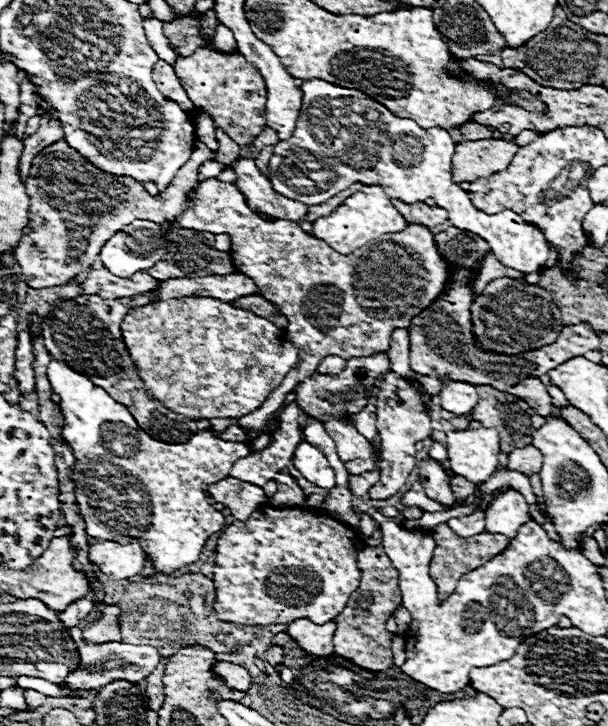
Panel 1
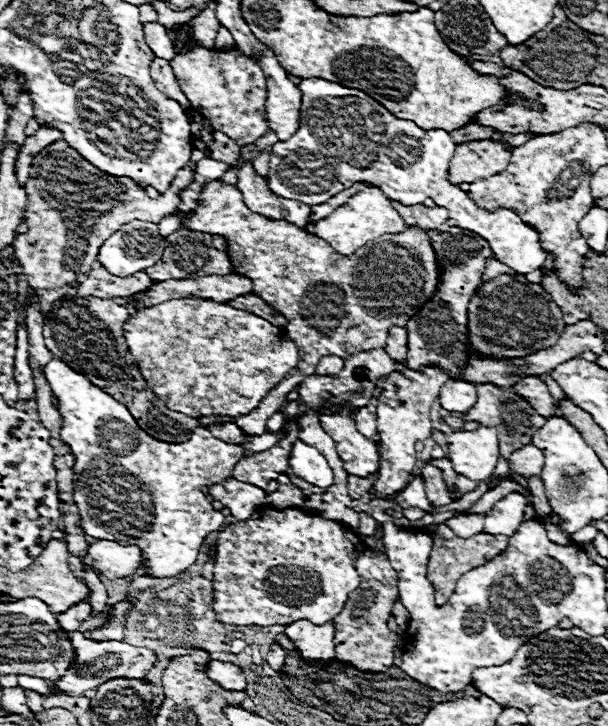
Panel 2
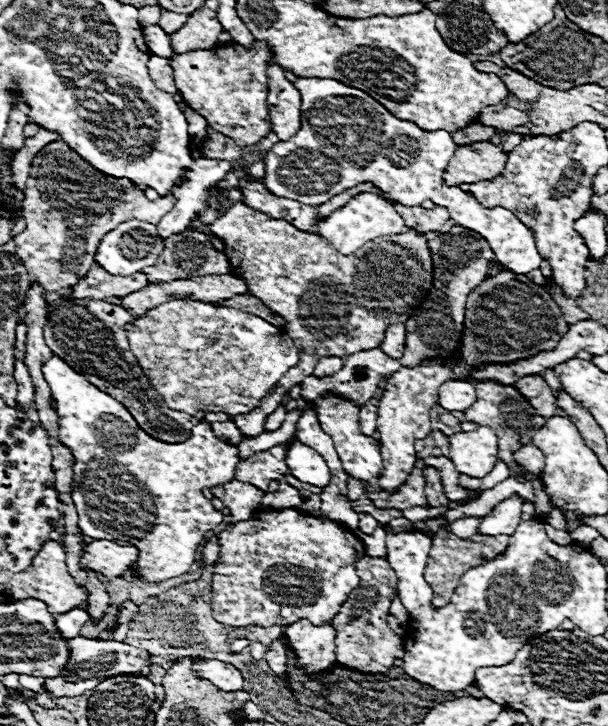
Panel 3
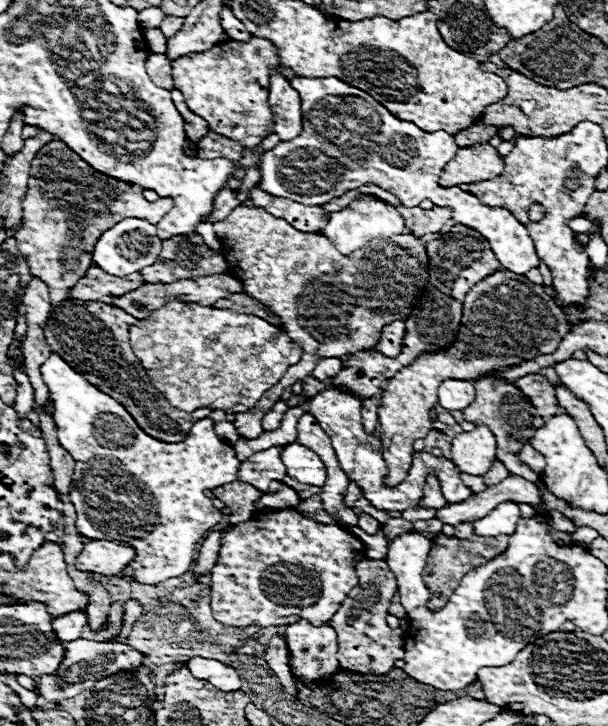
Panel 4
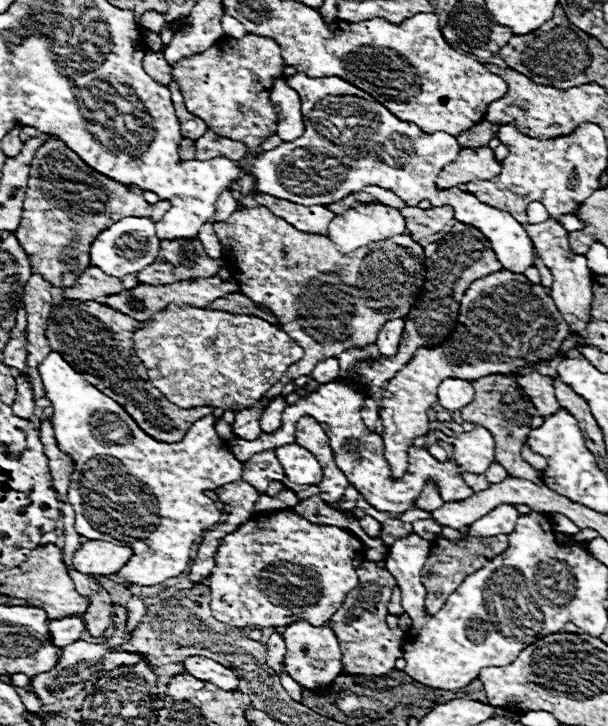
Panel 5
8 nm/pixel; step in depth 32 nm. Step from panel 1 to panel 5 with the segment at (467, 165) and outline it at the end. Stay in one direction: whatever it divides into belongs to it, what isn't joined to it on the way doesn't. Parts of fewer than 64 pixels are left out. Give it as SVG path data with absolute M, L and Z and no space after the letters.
M490 146L480 148L462 148L460 158L440 172L436 186L452 188L460 184L468 184L474 180L492 180L500 174L502 164L494 158L494 150Z

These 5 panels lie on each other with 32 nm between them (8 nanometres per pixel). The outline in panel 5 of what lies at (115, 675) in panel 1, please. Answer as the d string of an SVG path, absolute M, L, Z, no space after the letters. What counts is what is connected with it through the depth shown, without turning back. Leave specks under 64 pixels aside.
M84 640L72 642L70 646L62 648L62 654L60 654L60 660L58 660L56 668L50 670L50 672L32 676L32 684L26 690L34 692L38 698L42 698L44 704L54 704L58 700L76 696L86 686L92 686L108 670L114 670L116 666L136 666L140 660L142 660L142 656L138 652L124 650L124 646L110 648L110 646L102 646L102 644L88 644Z

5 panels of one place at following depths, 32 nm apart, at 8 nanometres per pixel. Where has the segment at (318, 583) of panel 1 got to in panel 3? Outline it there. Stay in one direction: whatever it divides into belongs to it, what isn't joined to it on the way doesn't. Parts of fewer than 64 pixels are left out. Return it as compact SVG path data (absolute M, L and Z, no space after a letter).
M260 508L250 520L244 520L244 522L236 522L236 524L230 524L226 526L220 534L218 534L218 544L220 544L220 554L218 554L218 560L214 564L214 576L212 576L212 610L214 610L214 618L226 626L286 626L286 624L292 624L300 618L306 618L310 622L314 622L314 626L322 626L326 622L330 622L342 608L342 604L346 602L348 594L358 586L360 578L356 574L356 568L354 568L354 562L364 554L366 546L364 542L352 534L346 526L338 524L338 522L332 522L332 520L320 520L320 518L312 518L312 516L306 516L302 514L300 510L296 508L284 508L284 510L274 510L274 508Z

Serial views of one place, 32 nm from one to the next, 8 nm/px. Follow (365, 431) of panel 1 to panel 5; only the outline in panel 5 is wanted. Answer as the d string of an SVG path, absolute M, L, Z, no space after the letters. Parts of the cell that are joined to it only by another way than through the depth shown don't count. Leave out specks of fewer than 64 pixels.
M368 398L364 402L364 408L362 408L362 422L366 424L368 430L374 432L376 426L378 426L378 420L380 420L380 416L378 416L378 404L372 398Z

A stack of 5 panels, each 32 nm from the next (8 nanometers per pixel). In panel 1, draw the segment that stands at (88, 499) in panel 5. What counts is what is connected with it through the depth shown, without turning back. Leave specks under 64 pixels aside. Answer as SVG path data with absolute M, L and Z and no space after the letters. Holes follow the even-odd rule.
M52 360L48 364L48 380L52 390L60 396L60 410L64 416L62 438L68 442L76 456L74 472L84 472L84 478L74 480L78 486L74 492L86 524L86 534L98 540L112 538L116 542L124 542L126 536L144 540L144 552L148 558L152 558L154 568L160 574L172 574L172 570L196 562L206 540L226 526L224 514L208 504L208 498L200 486L228 478L232 464L238 458L250 454L248 446L244 442L224 442L220 438L214 438L212 432L198 432L186 444L158 442L136 424L126 406L116 402L100 386L92 384L84 374L78 374L66 364ZM106 460L118 468L106 468Z

